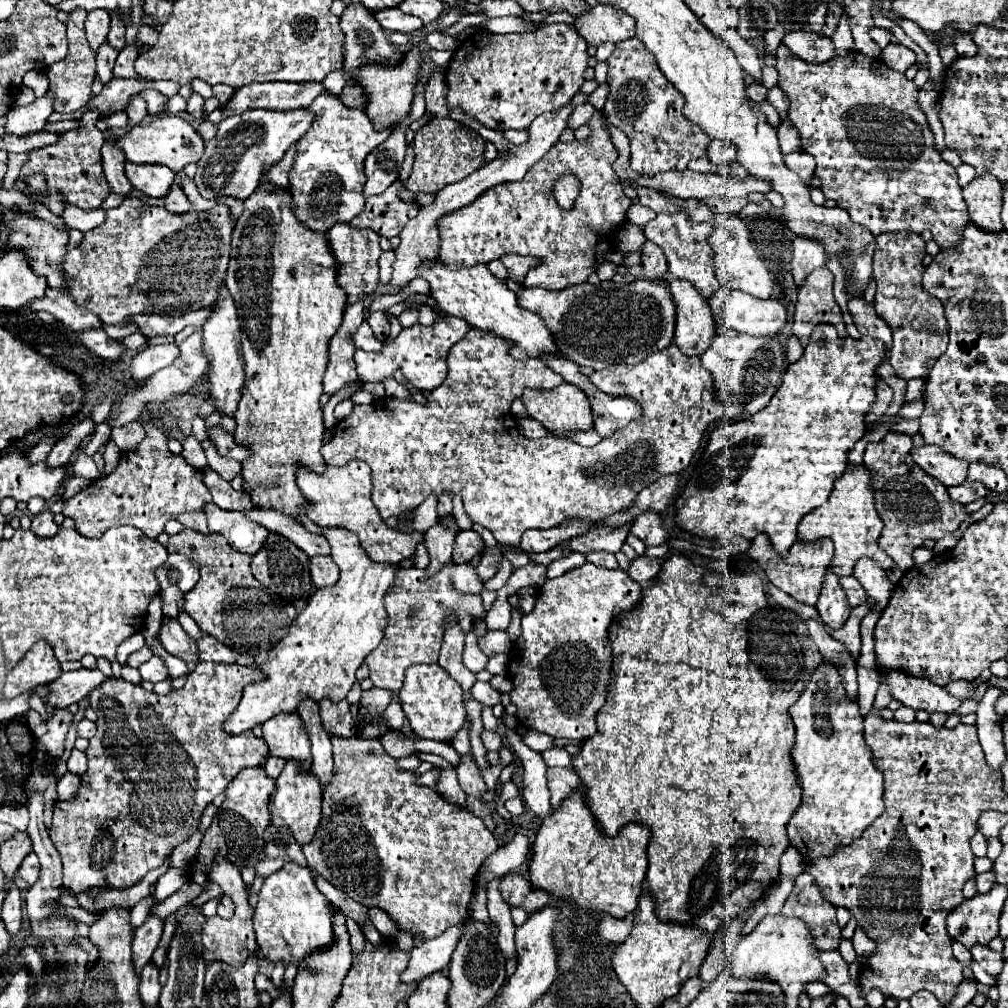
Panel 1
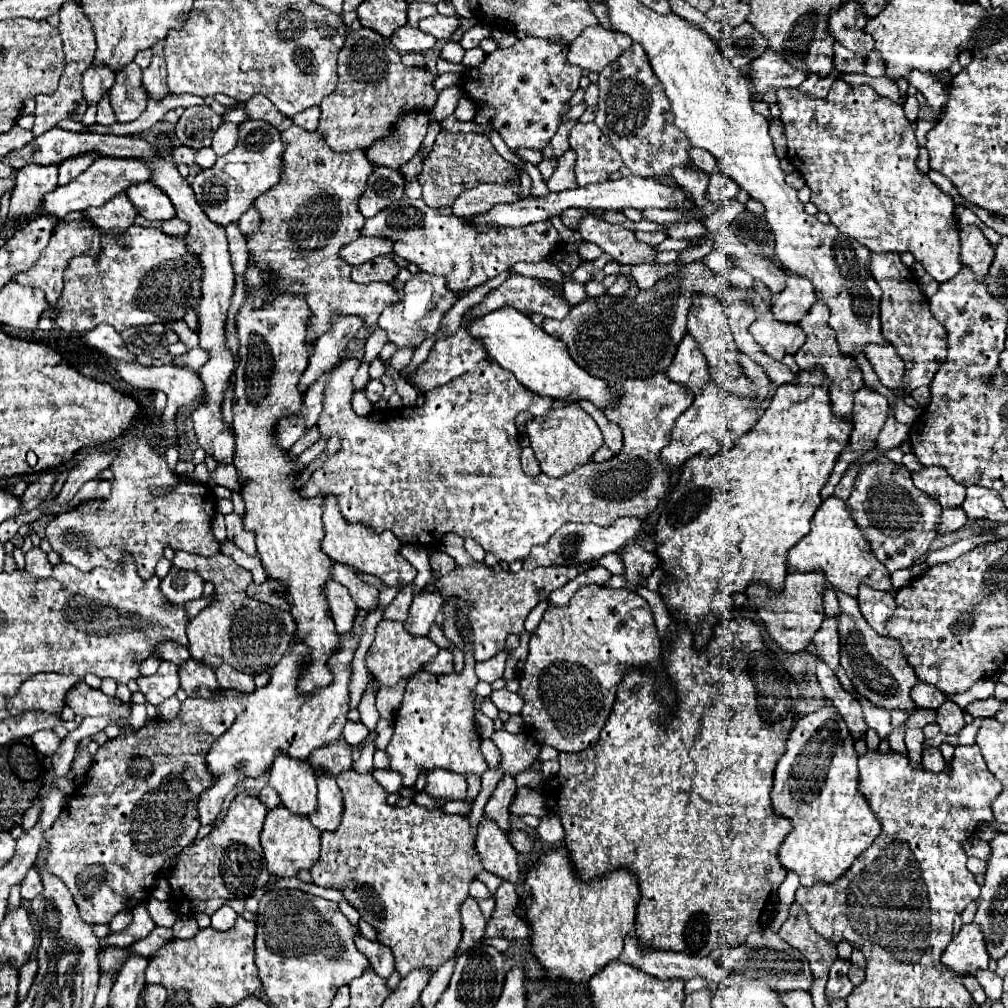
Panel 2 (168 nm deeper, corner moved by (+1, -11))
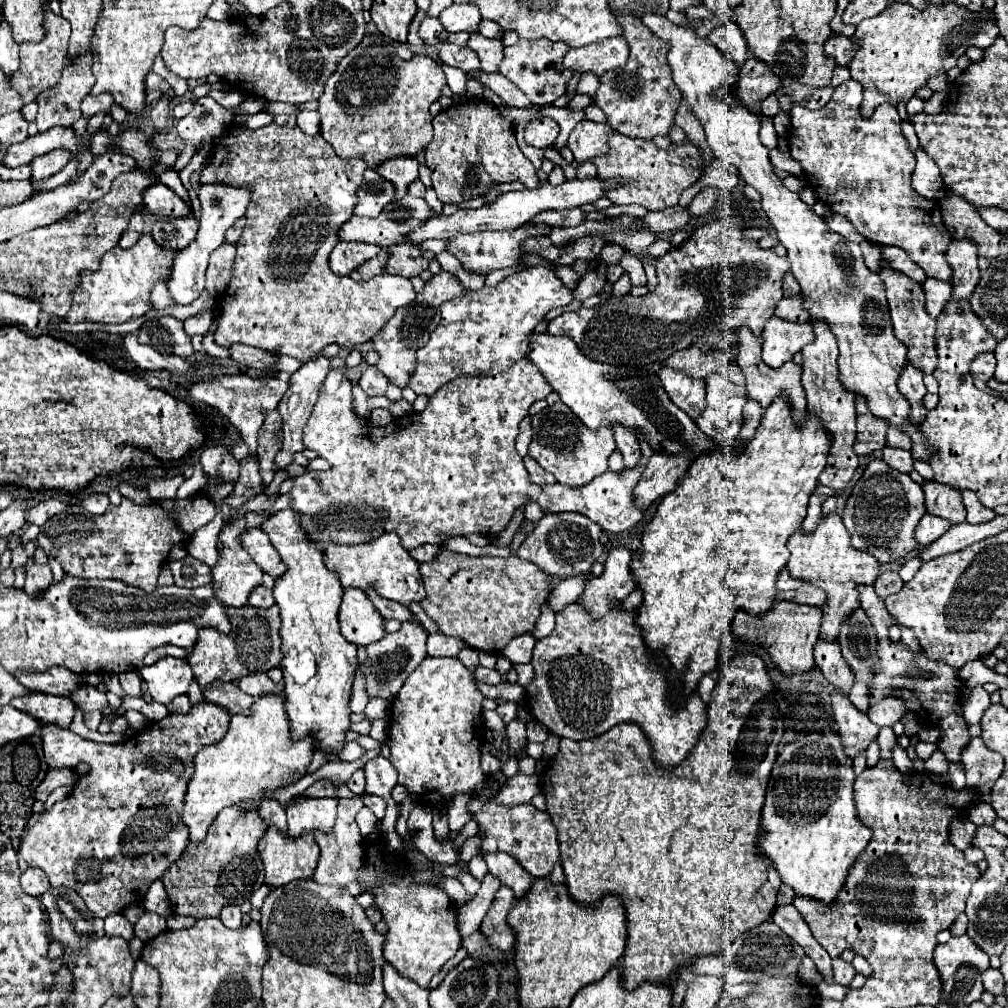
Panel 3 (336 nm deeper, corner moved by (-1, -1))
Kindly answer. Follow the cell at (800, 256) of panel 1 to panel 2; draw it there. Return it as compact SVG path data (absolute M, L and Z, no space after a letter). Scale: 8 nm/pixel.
M788 274L786 290L774 296L772 312L776 320L784 320L786 324L798 324L806 312L810 312L816 302L816 292L808 278Z

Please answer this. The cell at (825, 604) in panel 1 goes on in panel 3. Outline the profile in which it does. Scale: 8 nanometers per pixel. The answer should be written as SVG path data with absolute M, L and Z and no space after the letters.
M818 638L814 646L814 660L816 666L822 670L822 674L844 694L850 692L854 684L854 672L846 664L846 660L840 654L840 646L836 640L824 640Z

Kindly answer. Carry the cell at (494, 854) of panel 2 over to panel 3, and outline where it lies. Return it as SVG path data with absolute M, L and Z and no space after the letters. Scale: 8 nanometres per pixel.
M488 852L484 860L488 864L488 872L500 878L504 886L512 888L516 898L520 898L522 894L526 894L526 890L530 890L532 876L526 874L526 870L520 866L520 862L514 856L506 852Z

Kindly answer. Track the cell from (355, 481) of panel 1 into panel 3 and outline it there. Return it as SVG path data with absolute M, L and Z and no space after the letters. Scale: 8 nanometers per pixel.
M384 532L380 538L374 538L372 542L354 544L354 546L330 542L324 558L326 558L326 566L338 570L344 588L358 586L360 590L364 590L366 586L374 584L380 596L400 602L404 606L408 606L414 600L422 600L424 590L420 580L420 564L410 556L410 552L406 552L398 534L394 532Z

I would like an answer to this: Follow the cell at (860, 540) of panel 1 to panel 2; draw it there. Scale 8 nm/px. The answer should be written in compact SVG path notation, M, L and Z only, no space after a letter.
M834 496L822 502L820 512L816 512L816 520L812 520L812 528L808 536L804 536L796 546L788 552L788 572L822 572L826 580L856 598L858 586L868 584L874 590L890 590L890 572L872 556L868 540L862 536L860 528L850 520L850 510L846 504Z

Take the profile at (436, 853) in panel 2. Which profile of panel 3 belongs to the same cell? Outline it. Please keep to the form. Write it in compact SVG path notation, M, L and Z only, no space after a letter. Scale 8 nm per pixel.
M412 830L402 836L402 848L398 852L380 842L366 842L364 862L358 868L356 882L364 888L364 892L374 896L374 904L386 922L388 930L384 958L396 970L400 970L404 978L410 978L422 988L428 988L432 976L456 954L462 940L456 926L456 908L448 894L436 884L444 880L442 870L446 864L428 860L426 868L420 868L406 858L412 850L416 850Z

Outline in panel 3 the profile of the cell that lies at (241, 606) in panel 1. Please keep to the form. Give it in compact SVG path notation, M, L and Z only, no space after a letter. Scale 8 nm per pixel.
M226 606L226 616L230 620L232 630L228 634L214 628L200 628L198 642L192 648L188 662L192 672L200 684L206 688L214 680L230 680L234 682L242 674L266 672L282 662L282 638L280 638L280 610L278 606L256 608L256 606Z

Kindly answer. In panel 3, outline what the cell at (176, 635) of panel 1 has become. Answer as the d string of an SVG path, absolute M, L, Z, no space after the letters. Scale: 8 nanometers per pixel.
M224 680L212 682L202 694L204 694L204 700L214 702L218 706L226 706L230 714L248 714L250 702L254 702L254 698L238 690L234 682L224 682Z

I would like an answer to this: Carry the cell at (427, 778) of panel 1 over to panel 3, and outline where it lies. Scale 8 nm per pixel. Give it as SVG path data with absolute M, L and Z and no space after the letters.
M356 794L352 798L338 798L338 816L336 816L336 824L330 832L314 832L316 843L320 849L320 860L314 872L314 880L318 884L336 884L336 886L344 886L348 882L352 882L356 878L356 870L358 866L362 866L362 844L364 838L358 830L358 824L354 824L354 816L358 814L358 810L364 806L362 802L364 794Z

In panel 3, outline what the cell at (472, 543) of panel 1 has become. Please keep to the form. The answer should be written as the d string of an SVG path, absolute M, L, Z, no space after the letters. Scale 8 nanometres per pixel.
M422 544L422 546L414 548L410 554L412 554L418 562L432 562L432 560L440 554L440 550L442 550L442 548L438 548L438 546L432 546L432 544Z

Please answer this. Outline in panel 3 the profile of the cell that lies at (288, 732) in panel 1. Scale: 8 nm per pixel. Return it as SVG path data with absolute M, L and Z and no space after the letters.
M296 796L286 804L286 814L288 834L294 838L312 830L330 832L336 818L336 800Z

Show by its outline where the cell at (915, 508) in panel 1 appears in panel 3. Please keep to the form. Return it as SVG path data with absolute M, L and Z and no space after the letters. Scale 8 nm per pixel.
M874 458L862 478L856 482L846 506L842 520L852 536L852 544L858 550L874 554L882 564L898 562L916 548L916 526L926 514L926 500L920 484L916 484L906 472L890 470L882 458Z

